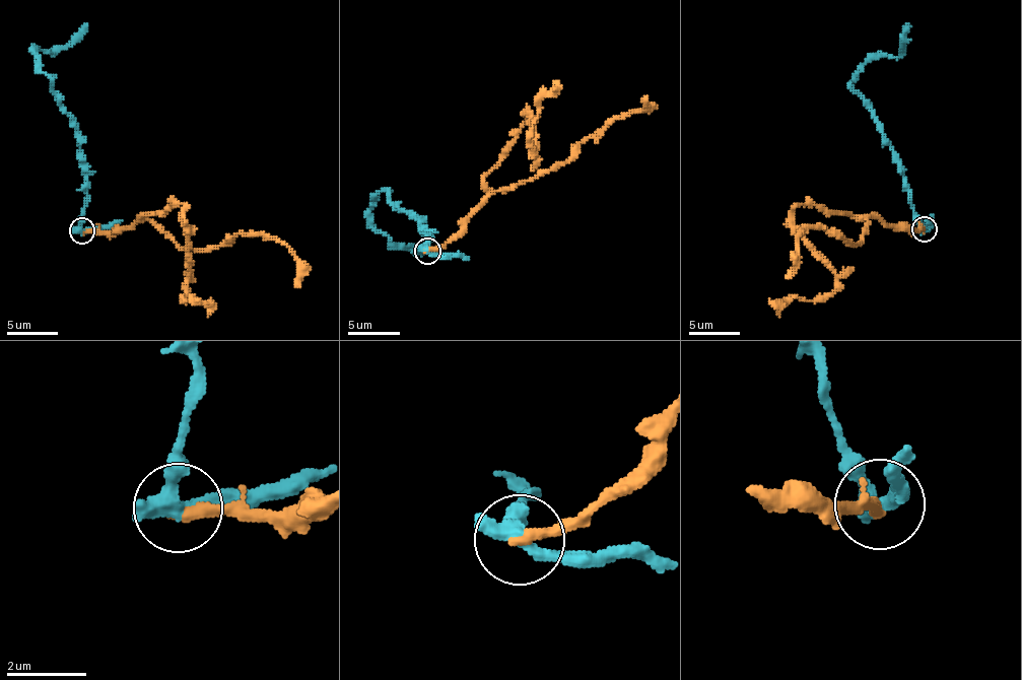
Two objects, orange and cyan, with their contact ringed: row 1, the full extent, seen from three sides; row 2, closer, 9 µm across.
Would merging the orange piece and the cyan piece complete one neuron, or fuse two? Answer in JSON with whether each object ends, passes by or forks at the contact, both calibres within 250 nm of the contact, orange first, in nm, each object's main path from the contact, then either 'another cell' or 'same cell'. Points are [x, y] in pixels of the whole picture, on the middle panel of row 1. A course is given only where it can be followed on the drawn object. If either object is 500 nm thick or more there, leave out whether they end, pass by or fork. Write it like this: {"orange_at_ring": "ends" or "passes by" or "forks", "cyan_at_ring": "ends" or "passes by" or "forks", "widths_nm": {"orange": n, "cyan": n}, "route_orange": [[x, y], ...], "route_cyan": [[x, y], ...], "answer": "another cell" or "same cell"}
{"orange_at_ring": "ends", "cyan_at_ring": "passes by", "widths_nm": {"orange": 320, "cyan": 400}, "route_orange": [[427, 250], [439, 250], [487, 194], [484, 176], [524, 114], [535, 150], [530, 129], [538, 105], [561, 85]], "route_cyan": [[426, 251], [429, 235], [382, 191], [369, 211], [369, 221], [396, 243], [423, 254]], "answer": "another cell"}

